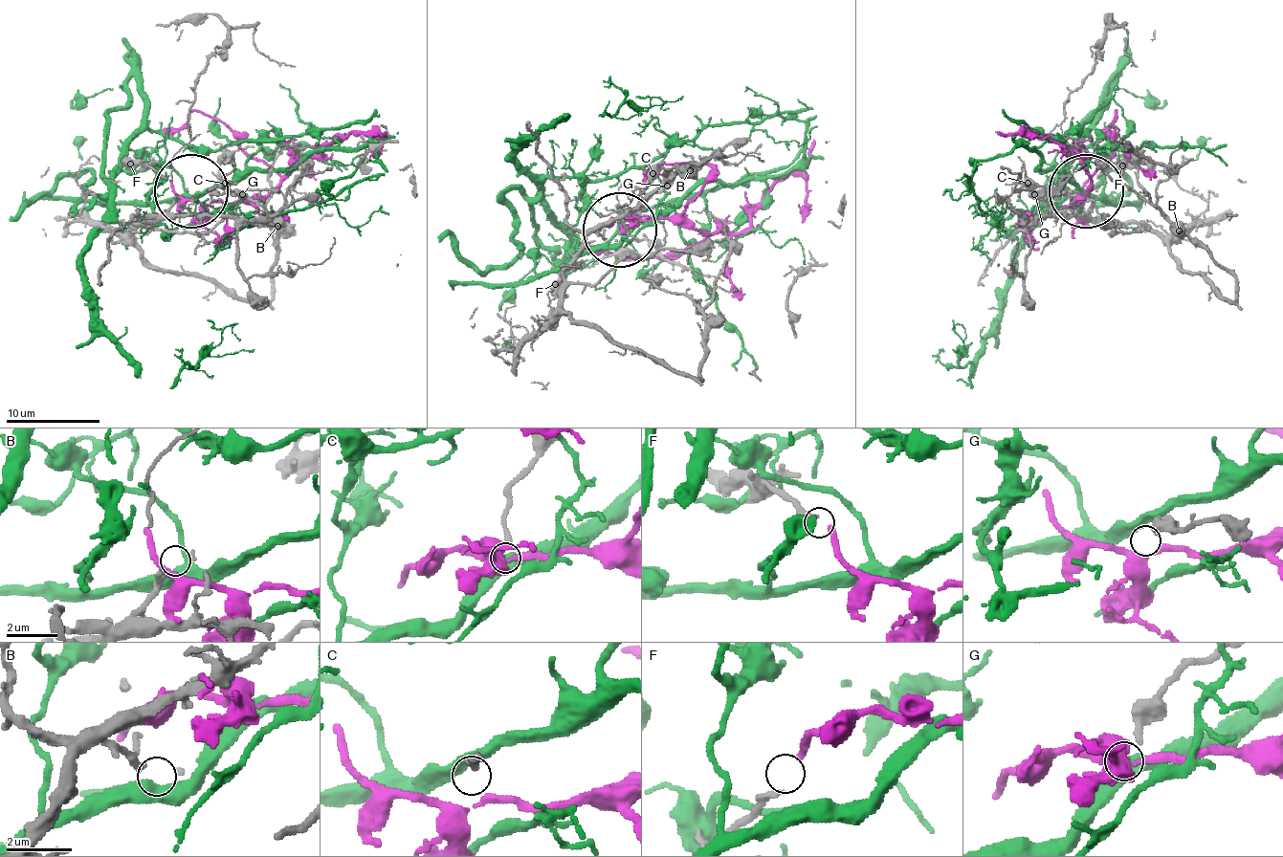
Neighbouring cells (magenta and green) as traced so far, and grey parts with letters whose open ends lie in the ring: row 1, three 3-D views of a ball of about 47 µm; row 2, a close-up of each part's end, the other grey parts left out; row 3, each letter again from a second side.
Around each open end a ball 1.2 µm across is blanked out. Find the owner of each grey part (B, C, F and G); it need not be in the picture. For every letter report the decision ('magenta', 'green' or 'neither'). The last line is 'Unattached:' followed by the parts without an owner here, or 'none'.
B: neither
C: green
F: magenta
G: neither
Unattached: B, G

